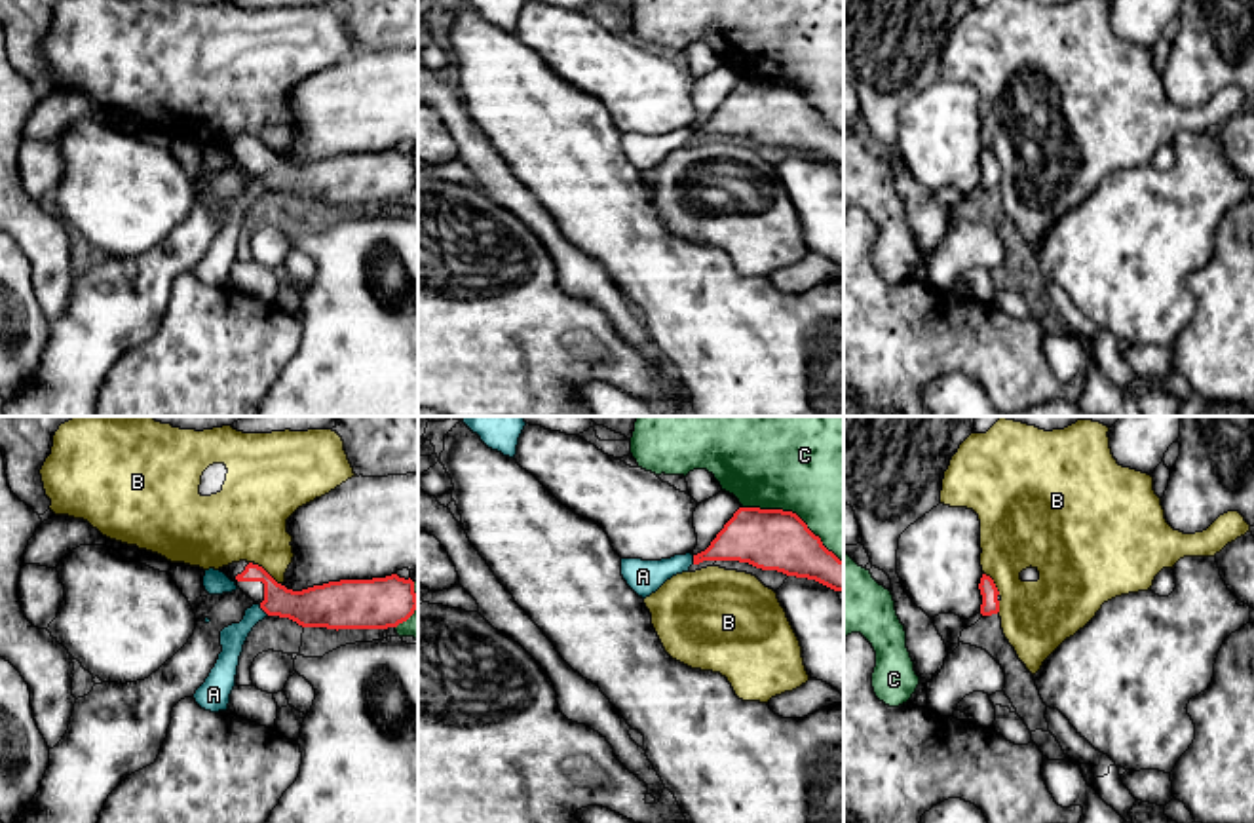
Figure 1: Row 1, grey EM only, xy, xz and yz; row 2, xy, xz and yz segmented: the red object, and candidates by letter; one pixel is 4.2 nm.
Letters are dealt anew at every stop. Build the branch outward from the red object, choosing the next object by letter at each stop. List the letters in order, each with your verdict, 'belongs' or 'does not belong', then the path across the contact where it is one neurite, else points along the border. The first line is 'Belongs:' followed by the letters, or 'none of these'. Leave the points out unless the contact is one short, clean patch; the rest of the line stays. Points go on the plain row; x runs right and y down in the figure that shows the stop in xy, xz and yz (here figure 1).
Belongs: none of these
A: does not belong; border along xy (259, 179), (268, 189)
B: does not belong; border along xy (255, 137), (280, 158)
C: does not belong

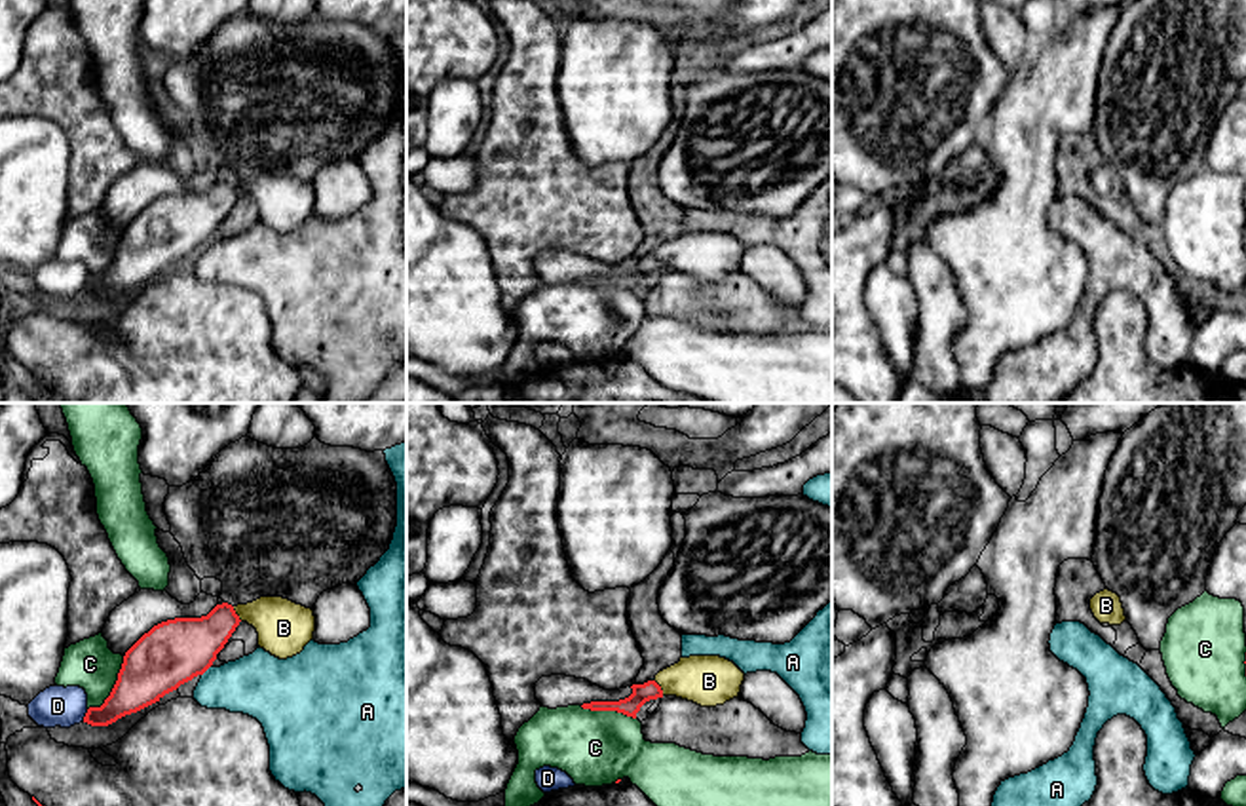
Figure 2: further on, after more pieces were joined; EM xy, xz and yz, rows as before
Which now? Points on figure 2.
Belongs: B
A: does not belong
B: belongs; runs through xz (648, 265), (660, 261), (669, 255), (709, 255)
C: does not belong
D: does not belong

